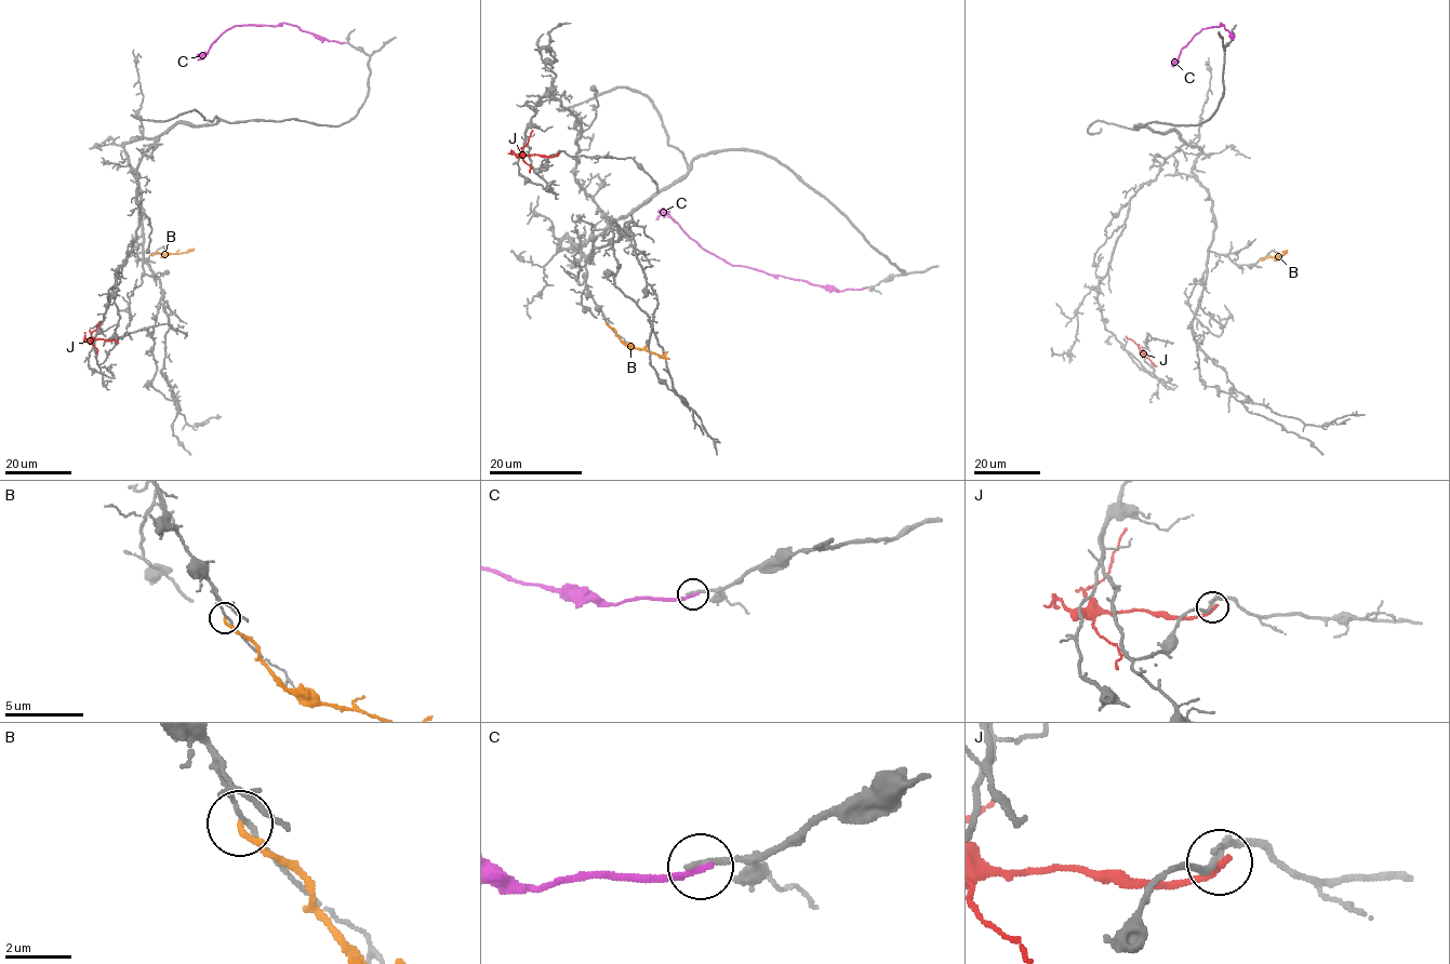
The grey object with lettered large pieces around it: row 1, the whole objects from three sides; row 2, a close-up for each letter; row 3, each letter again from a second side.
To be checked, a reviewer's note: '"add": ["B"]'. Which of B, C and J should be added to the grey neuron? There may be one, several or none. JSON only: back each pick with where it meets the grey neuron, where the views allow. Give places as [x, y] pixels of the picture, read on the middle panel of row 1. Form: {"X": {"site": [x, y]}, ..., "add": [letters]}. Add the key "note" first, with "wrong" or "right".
{"note": "wrong", "add": []}

